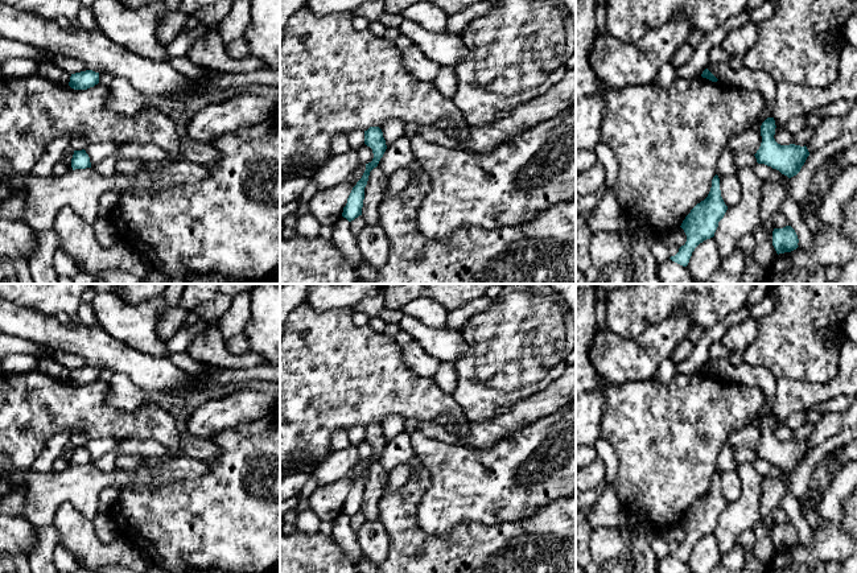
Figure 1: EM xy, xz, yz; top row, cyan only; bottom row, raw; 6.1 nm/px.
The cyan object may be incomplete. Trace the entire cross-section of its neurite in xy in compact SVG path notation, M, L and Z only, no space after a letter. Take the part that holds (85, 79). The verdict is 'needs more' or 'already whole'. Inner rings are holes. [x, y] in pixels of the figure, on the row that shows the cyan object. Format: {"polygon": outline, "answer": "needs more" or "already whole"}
{"polygon": "M86 70L71 74L69 86L74 90L87 90L99 83L99 73Z", "answer": "already whole"}

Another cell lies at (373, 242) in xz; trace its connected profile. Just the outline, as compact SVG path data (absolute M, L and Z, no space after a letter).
M364 224L358 235L358 247L363 259L375 269L382 269L388 259L390 242L379 224Z

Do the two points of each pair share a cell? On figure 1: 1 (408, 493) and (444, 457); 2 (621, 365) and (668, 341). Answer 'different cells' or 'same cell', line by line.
1: different cells
2: same cell

